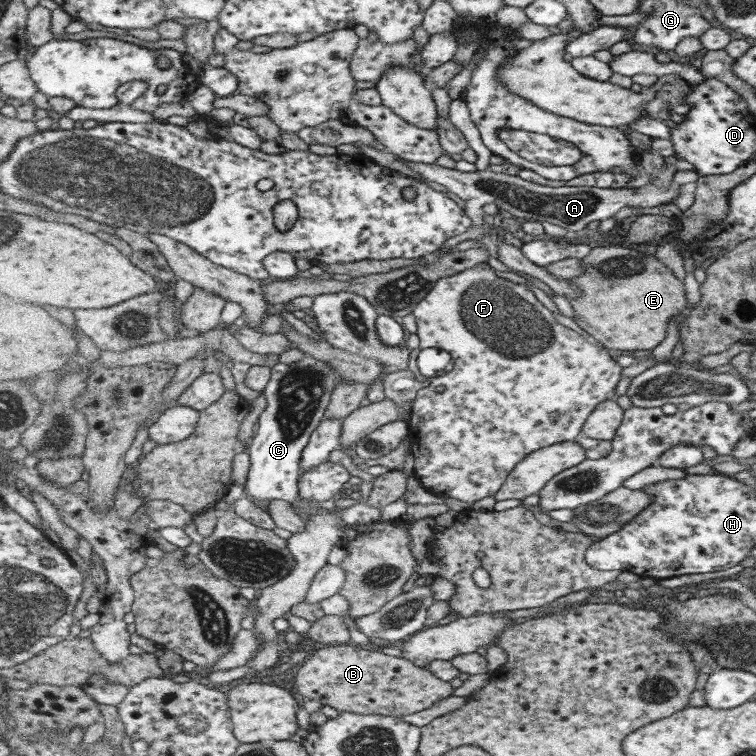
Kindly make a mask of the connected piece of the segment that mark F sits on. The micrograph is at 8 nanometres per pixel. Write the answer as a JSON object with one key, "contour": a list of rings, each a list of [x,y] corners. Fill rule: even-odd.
{"contour":[[[478,266],[461,271],[457,274],[451,274],[449,277],[441,278],[437,284],[428,292],[426,297],[415,305],[415,311],[412,313],[415,317],[418,331],[416,334],[419,336],[420,344],[412,351],[410,358],[409,370],[415,374],[419,382],[428,384],[417,391],[416,398],[412,402],[411,414],[409,420],[409,436],[411,443],[411,453],[414,457],[414,471],[413,475],[419,479],[419,482],[428,489],[431,493],[449,496],[457,500],[473,504],[477,500],[495,496],[504,482],[508,480],[511,470],[519,464],[523,458],[529,457],[529,454],[537,452],[538,448],[543,446],[556,445],[557,443],[565,441],[578,441],[581,446],[587,450],[588,459],[599,460],[606,458],[613,451],[613,442],[589,438],[582,435],[585,422],[588,421],[589,416],[601,405],[601,402],[608,401],[613,398],[615,388],[621,380],[623,374],[623,367],[614,358],[614,352],[609,349],[599,348],[599,344],[591,344],[588,339],[583,338],[581,334],[559,324],[557,318],[553,316],[551,310],[547,310],[543,306],[543,302],[535,296],[535,292],[529,288],[529,284],[517,284],[497,276],[497,272],[493,272],[489,268]],[[426,348],[439,348],[450,352],[454,358],[455,367],[451,372],[443,376],[428,377],[425,376],[419,368],[418,358],[422,350]],[[439,388],[445,388],[439,392]]]}

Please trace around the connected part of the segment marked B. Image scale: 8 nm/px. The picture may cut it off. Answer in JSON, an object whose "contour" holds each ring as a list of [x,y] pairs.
{"contour":[[[327,645],[305,659],[295,677],[295,685],[303,697],[316,699],[337,711],[359,714],[409,716],[431,708],[453,694],[453,684],[440,680],[430,670],[421,669],[404,657],[395,658],[363,646]]]}

